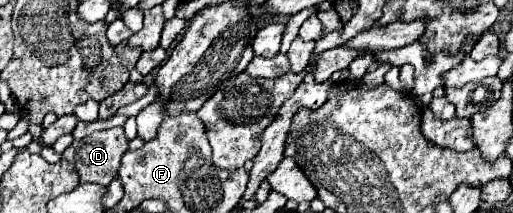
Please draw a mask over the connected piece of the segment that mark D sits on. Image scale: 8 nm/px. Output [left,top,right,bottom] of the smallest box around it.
[61,128,129,186]

